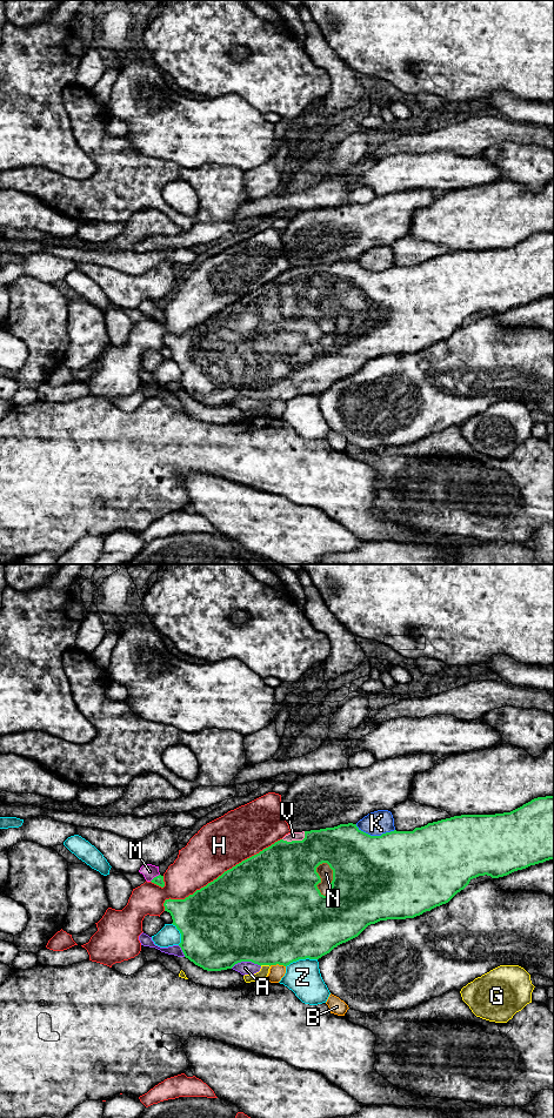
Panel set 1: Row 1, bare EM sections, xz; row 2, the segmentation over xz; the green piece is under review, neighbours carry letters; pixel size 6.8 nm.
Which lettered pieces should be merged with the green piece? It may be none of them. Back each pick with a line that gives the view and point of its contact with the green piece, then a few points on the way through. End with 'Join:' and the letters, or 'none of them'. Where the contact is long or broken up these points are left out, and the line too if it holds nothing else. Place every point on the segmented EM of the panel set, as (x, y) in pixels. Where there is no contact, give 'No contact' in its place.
M: Touches green at xz (154, 877). Path across: xz (159, 879), (154, 877), (149, 871)
N: Touches green at xz (333, 879)
V: Touches green at xz (295, 841). Path across: xz (284, 875), (295, 857), (295, 841), (293, 836)
Join: M, N, V

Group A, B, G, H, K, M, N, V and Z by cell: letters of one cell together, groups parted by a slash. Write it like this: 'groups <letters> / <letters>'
groups A / B / G / H / K / M N V / Z

